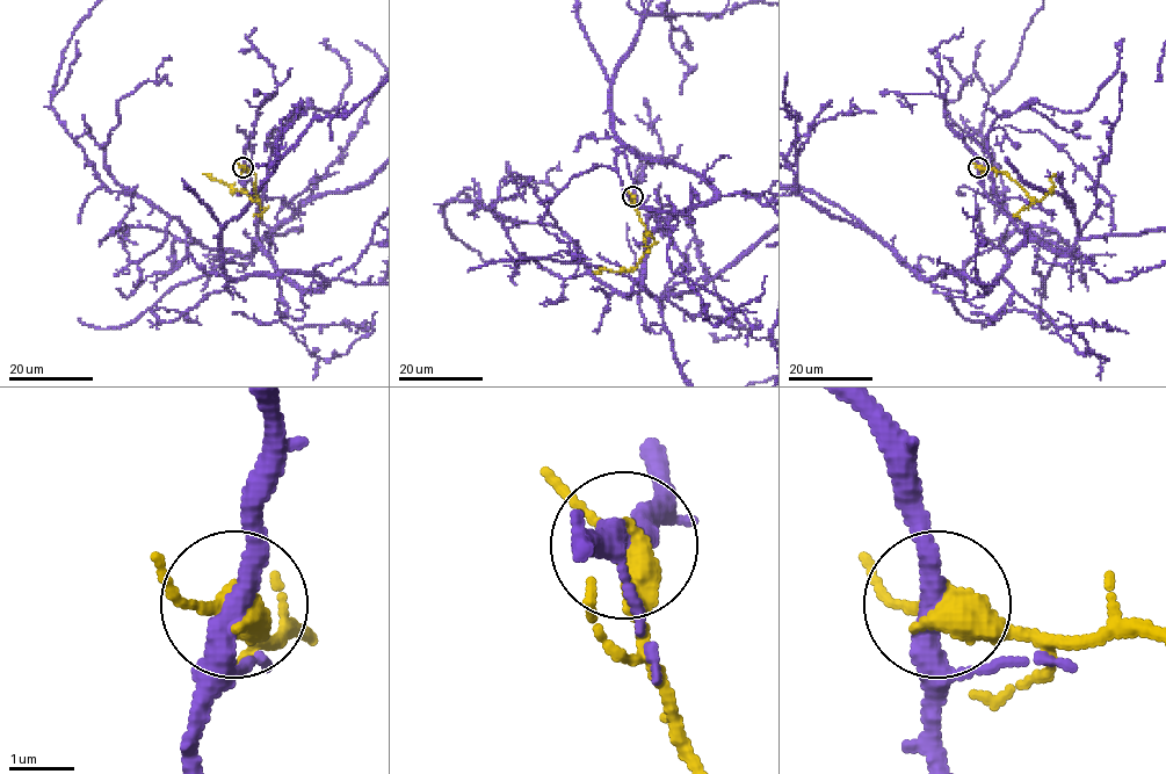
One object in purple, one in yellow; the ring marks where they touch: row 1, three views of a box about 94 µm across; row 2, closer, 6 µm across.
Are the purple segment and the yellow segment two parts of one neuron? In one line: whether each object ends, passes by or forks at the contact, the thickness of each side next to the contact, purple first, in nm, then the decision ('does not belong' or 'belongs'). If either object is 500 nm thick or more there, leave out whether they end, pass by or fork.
purple forks there; yellow passes by; 280 nm thick on the purple side, 400 nm on the other; does not belong

